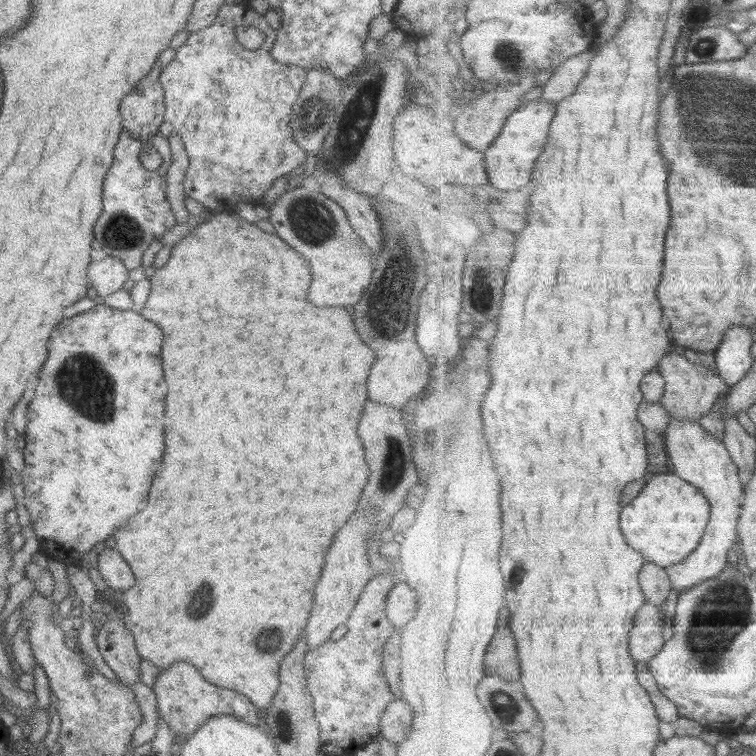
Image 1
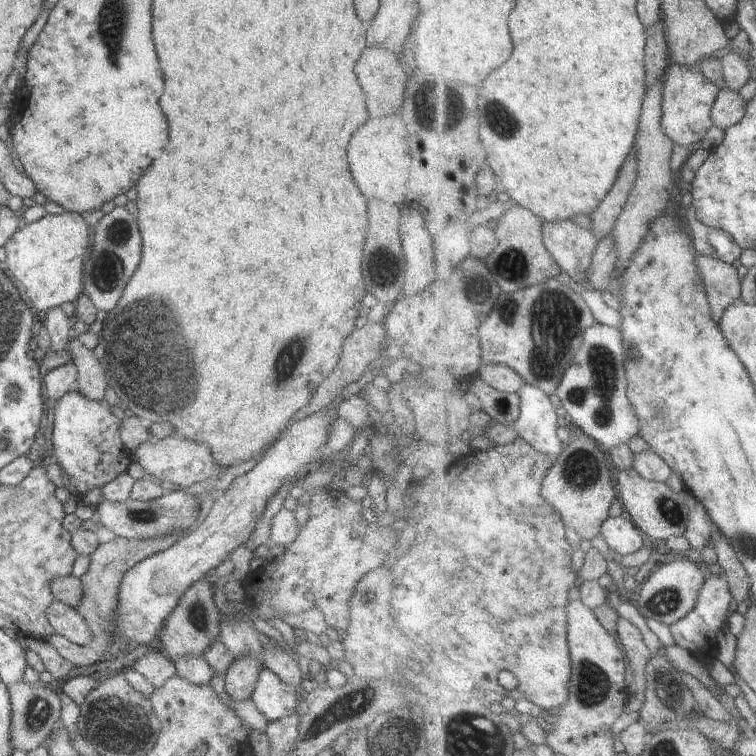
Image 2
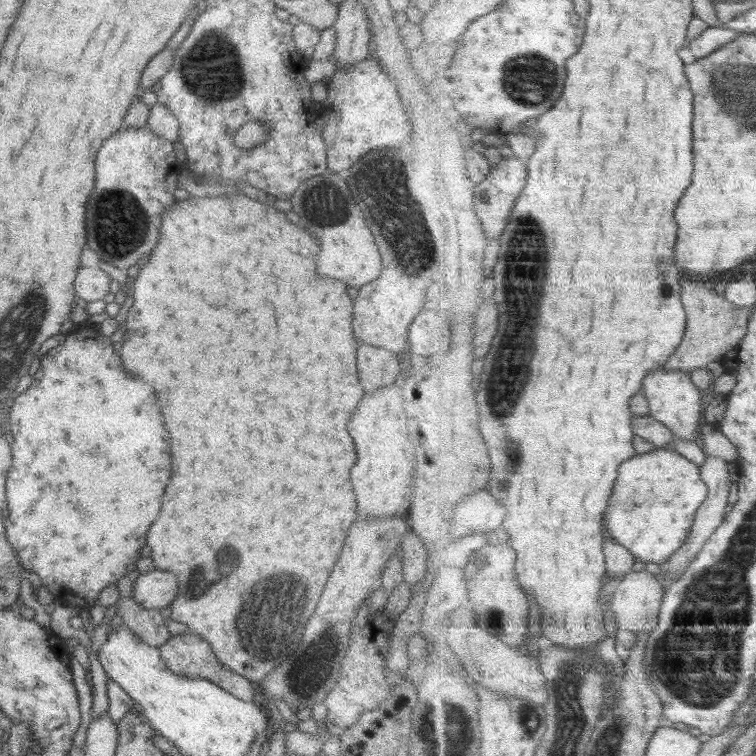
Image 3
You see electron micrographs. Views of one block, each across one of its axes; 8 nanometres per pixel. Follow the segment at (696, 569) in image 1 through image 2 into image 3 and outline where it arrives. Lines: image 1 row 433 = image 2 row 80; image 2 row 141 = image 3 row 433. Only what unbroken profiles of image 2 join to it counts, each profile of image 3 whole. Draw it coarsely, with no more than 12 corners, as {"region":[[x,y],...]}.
{"region":[[686,370],[645,380],[651,414],[684,442],[702,443],[707,399]]}

